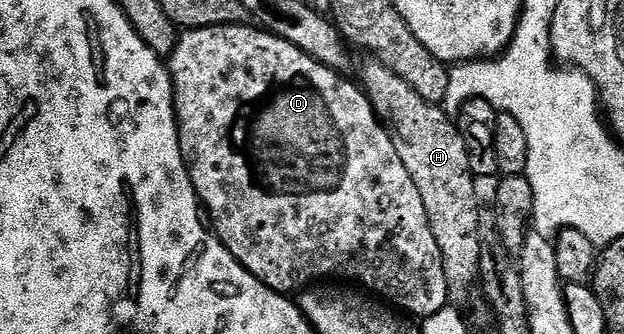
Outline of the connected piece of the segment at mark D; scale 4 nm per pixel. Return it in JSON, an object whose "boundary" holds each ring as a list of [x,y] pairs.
{"boundary":[[[251,23],[213,25],[180,32],[169,58],[169,72],[171,85],[175,88],[175,120],[179,122],[183,162],[187,165],[195,194],[199,196],[202,208],[211,212],[211,221],[215,224],[214,236],[257,280],[265,282],[276,293],[291,295],[291,292],[294,294],[304,288],[303,281],[319,283],[322,277],[340,277],[343,281],[364,285],[368,294],[380,293],[388,297],[396,310],[404,309],[399,311],[412,313],[407,314],[412,318],[428,316],[427,281],[445,282],[443,256],[437,239],[433,239],[433,227],[429,227],[429,215],[425,215],[421,191],[417,191],[417,183],[413,183],[409,171],[405,171],[405,163],[401,163],[401,155],[397,155],[395,140],[381,124],[371,100],[358,84],[350,85],[343,78],[346,76],[315,61],[308,53],[302,53],[283,37],[276,37],[274,33]]]}

